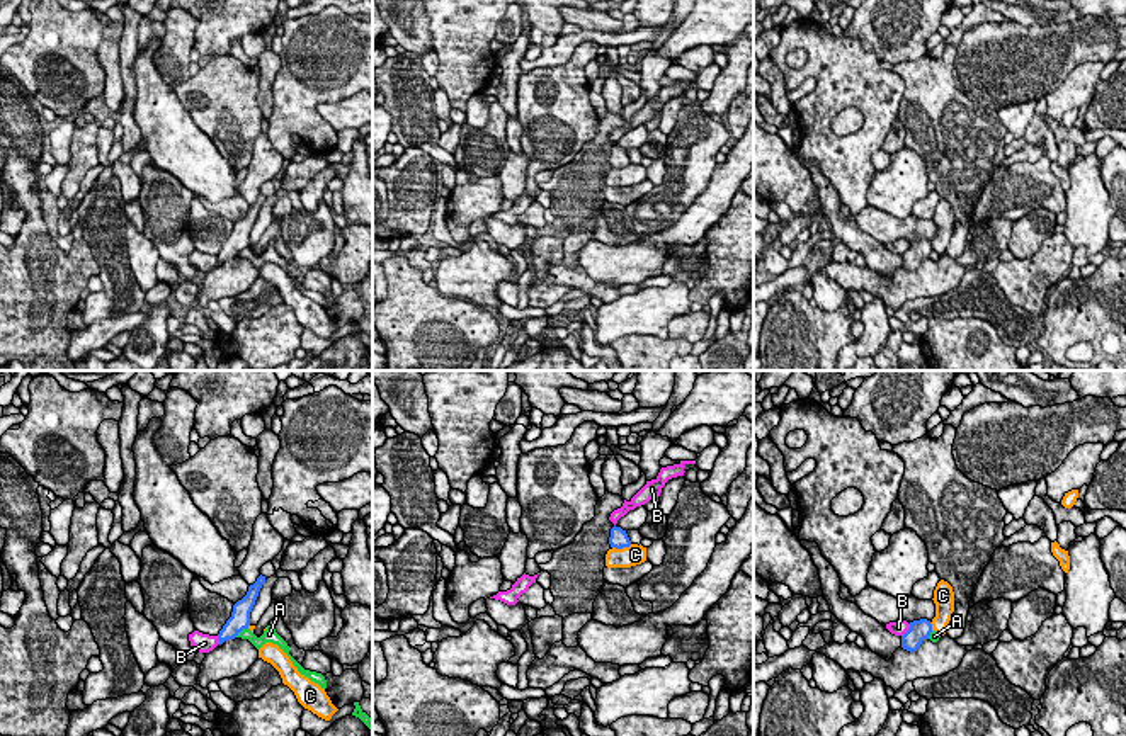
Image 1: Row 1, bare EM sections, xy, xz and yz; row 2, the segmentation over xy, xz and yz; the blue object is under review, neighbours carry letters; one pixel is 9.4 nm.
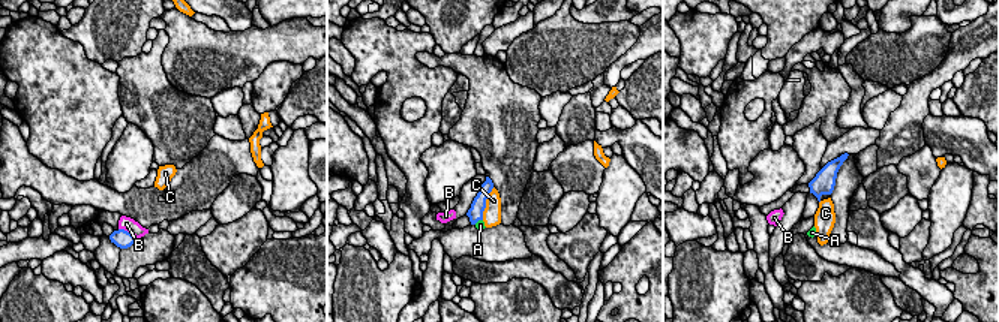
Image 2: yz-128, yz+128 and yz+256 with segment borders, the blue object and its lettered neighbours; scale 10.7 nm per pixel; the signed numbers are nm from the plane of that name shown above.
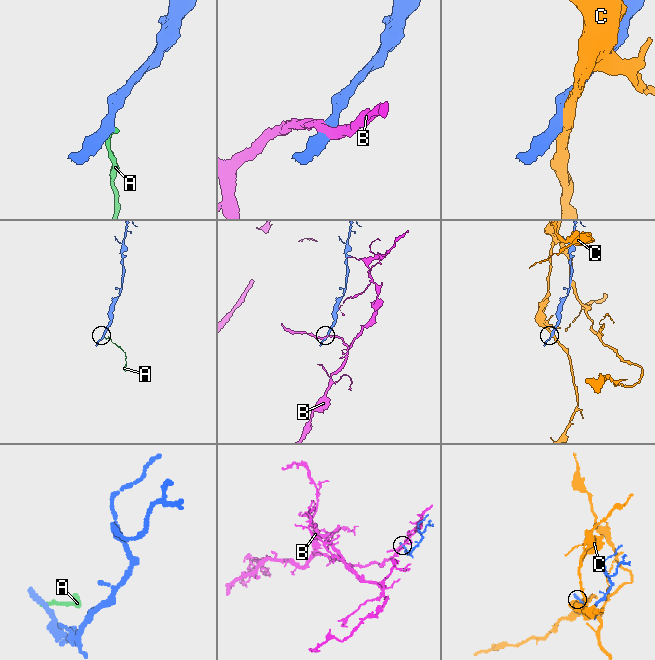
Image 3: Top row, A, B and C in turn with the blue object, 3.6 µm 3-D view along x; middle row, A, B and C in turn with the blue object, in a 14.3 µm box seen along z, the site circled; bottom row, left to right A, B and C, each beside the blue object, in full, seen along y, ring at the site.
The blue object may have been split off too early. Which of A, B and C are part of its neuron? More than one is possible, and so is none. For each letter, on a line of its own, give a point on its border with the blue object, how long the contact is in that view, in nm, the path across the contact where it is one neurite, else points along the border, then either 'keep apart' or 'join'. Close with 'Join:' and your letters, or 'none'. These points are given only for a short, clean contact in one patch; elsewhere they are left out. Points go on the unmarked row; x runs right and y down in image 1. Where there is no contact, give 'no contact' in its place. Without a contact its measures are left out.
A: xy (240, 250) | 150 nm | along xy (247, 247), (235, 255) | keep apart
B: yz (907, 250) | 150 nm | along yz (910, 243), (902, 255) | keep apart
C: xz (621, 167) | 190 nm | along xz (631, 164), (613, 167) | keep apart
Join: none

